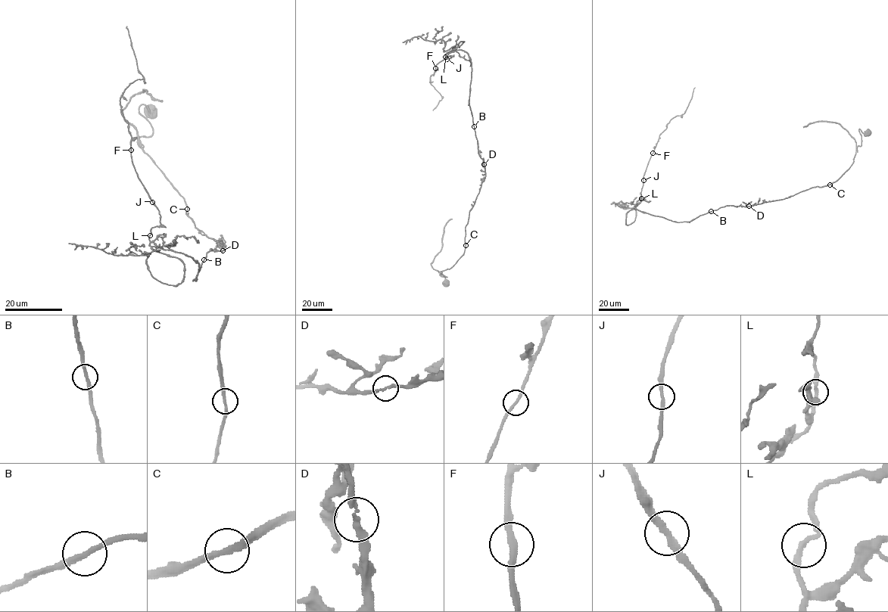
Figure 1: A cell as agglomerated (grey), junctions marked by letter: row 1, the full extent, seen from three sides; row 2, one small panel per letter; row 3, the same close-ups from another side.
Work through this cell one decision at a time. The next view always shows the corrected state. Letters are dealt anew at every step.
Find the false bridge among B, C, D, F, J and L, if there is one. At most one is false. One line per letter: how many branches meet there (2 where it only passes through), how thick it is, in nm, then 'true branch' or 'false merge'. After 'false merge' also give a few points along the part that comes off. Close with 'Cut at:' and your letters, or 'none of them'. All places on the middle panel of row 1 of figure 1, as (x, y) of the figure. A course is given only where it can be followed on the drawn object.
B: branches 2; calibre 240 nm; true branch
C: branches 2; calibre 240 nm; true branch
D: branches 2; calibre 200 nm; true branch
F: branches 2; calibre 240 nm; true branch
J: branches 2; calibre 240 nm; true branch
L: branches 2; calibre 240 nm; true branch
Cut at: none of them

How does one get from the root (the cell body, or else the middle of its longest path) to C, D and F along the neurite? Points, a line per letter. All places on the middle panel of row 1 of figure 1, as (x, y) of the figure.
C: (446, 283), (445, 278), (440, 274), (447, 277), (439, 272), (450, 269), (456, 263), (463, 253), (465, 245)
D: (446, 283), (440, 274), (447, 277), (439, 272), (450, 269), (464, 252), (465, 226), (485, 176), (484, 165)
F: (446, 283), (439, 272), (464, 252), (485, 173), (469, 57), (447, 53), (435, 68)

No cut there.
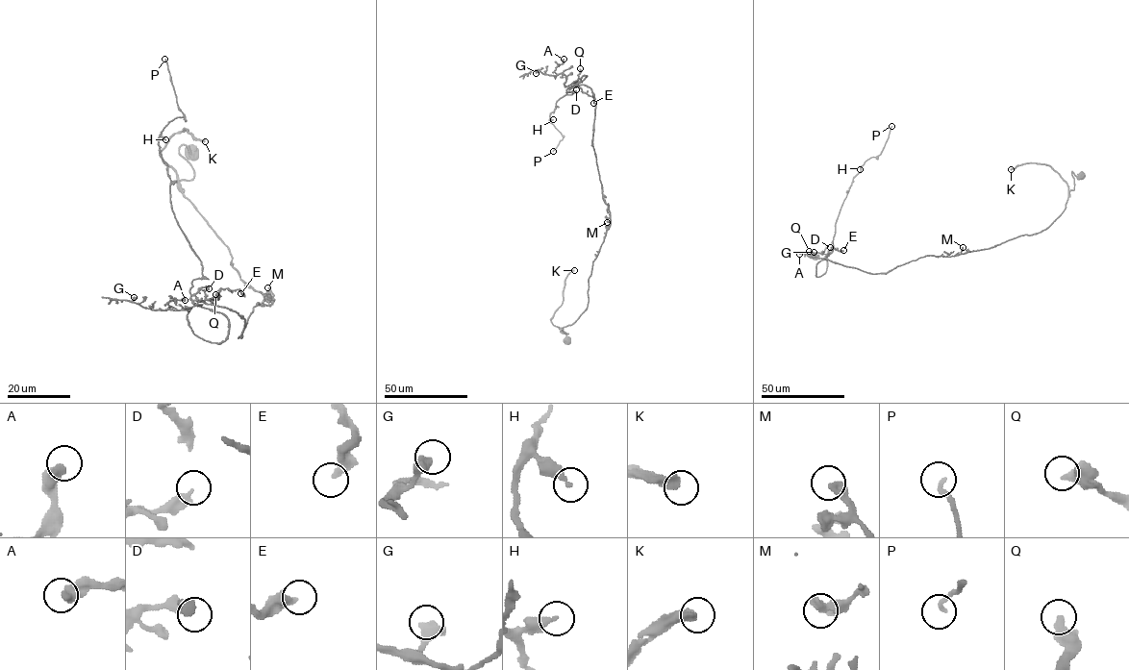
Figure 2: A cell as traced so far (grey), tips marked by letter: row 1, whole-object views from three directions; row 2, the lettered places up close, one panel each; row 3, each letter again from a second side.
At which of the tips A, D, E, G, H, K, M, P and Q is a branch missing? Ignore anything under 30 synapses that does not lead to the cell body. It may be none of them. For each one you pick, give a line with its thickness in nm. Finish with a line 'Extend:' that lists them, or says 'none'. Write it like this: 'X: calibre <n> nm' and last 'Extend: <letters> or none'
K: calibre 400 nm
P: calibre 200 nm
Extend: K, P

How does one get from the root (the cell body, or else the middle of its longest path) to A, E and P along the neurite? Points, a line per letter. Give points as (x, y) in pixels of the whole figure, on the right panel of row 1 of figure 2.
A: (1081, 175), (1045, 229), (988, 249), (875, 274), (828, 254), (819, 277), (827, 260), (799, 254)
E: (1081, 175), (1071, 172), (1074, 189), (1047, 227), (991, 248), (925, 256), (875, 274), (825, 257), (843, 250)
P: (1081, 175), (1071, 172), (1066, 208), (1036, 234), (886, 273), (833, 262), (825, 257), (852, 179), (891, 126)

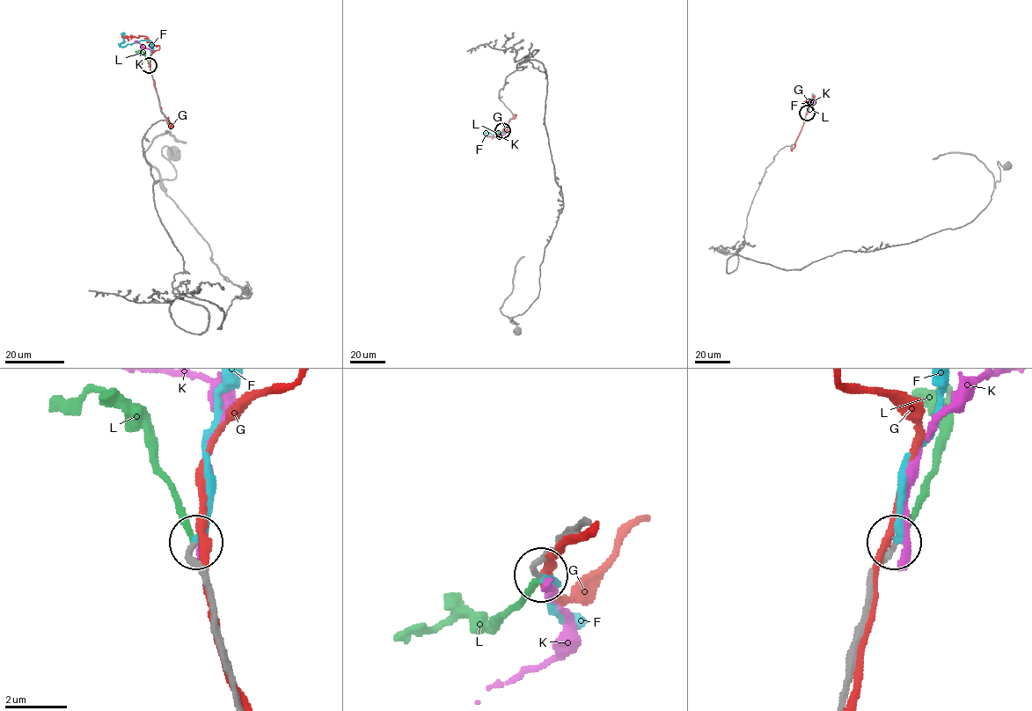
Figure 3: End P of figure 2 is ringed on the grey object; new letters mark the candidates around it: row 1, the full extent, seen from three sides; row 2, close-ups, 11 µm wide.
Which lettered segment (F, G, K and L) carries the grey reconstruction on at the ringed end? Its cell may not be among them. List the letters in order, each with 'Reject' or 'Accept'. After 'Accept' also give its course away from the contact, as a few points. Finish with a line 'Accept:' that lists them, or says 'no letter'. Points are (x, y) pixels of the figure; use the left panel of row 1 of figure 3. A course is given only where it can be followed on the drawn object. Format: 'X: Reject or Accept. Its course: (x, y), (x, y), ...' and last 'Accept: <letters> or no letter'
F: Accept. Its course: (149, 65), (152, 43), (138, 40), (121, 47), (121, 32)
G: Reject
K: Reject
L: Reject
Accept: F

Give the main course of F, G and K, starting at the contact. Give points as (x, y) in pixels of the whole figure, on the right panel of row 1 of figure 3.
F: (807, 113), (812, 93)
G: (807, 113), (792, 151)
K: (807, 113), (808, 106), (814, 101), (811, 99)

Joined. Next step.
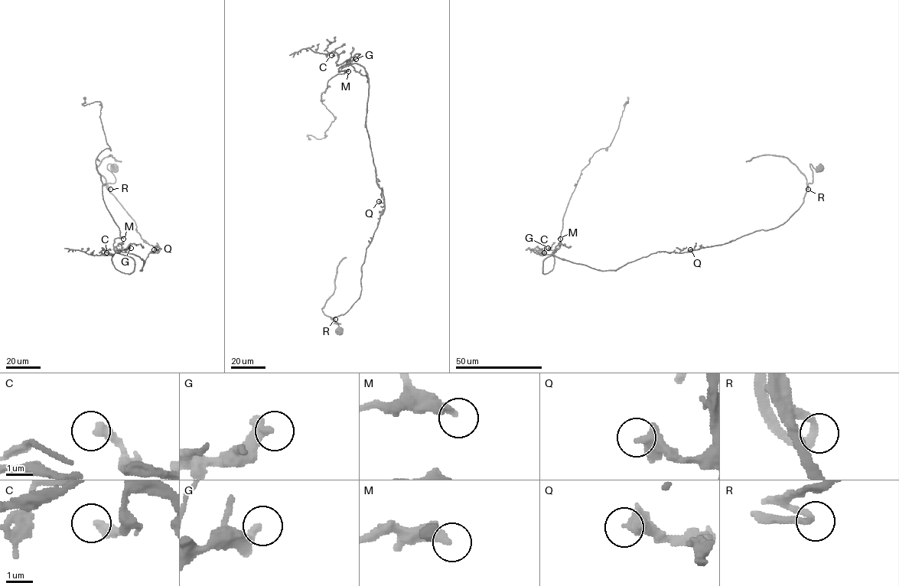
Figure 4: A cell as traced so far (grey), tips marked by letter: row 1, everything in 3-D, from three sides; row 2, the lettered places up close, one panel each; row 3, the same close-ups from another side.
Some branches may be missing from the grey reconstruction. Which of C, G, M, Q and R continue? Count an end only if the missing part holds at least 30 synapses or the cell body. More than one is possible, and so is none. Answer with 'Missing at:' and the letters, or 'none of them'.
Missing at: none of them

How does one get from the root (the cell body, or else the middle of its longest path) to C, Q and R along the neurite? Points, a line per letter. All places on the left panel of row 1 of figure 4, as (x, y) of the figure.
C: (114, 167), (106, 187), (160, 249), (141, 271), (139, 257), (115, 250), (135, 261), (128, 274), (106, 252)
Q: (114, 167), (107, 166), (115, 181), (106, 187), (135, 221), (141, 237), (160, 249), (154, 249)
R: (114, 167), (110, 164), (107, 166), (115, 178), (114, 182), (106, 185), (110, 189)

